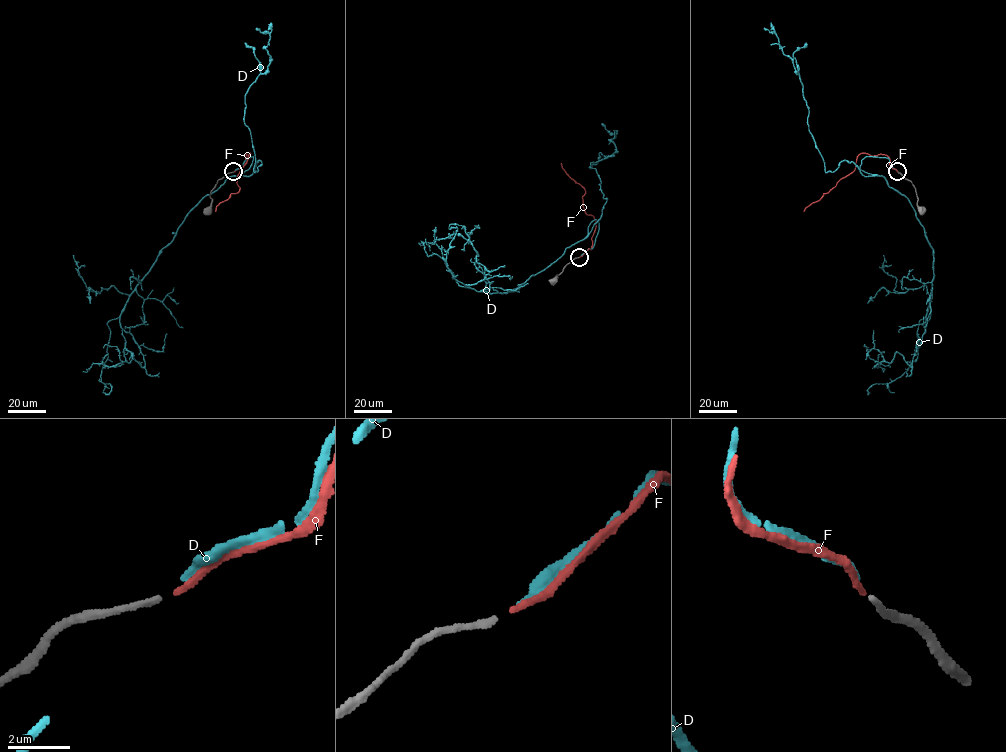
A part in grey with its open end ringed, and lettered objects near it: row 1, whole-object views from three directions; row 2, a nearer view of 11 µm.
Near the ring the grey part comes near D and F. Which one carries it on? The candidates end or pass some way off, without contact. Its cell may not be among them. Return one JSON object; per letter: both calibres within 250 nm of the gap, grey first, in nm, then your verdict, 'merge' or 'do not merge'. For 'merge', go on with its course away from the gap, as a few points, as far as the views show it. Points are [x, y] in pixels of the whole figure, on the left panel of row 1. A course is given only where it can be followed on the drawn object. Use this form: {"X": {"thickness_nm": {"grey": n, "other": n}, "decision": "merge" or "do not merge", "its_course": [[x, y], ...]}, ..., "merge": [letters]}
{"D": {"thickness_nm": {"grey": 200, "other": 240}, "decision": "do not merge"}, "F": {"thickness_nm": {"grey": 200, "other": 190}, "decision": "merge", "its_course": [[234, 172], [242, 166], [246, 154], [250, 153], [237, 176], [240, 190], [221, 202], [215, 211]]}, "merge": ["F"]}

